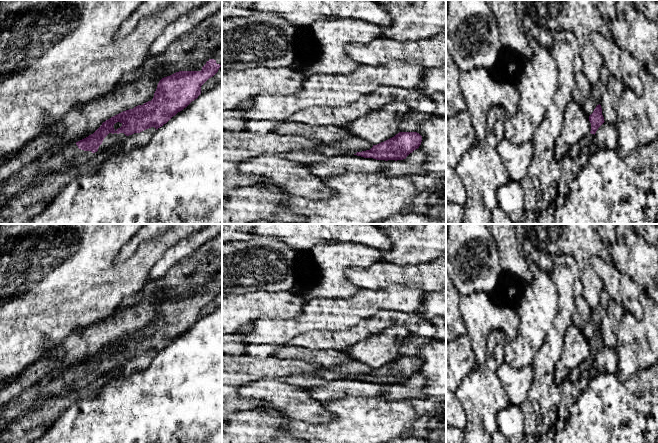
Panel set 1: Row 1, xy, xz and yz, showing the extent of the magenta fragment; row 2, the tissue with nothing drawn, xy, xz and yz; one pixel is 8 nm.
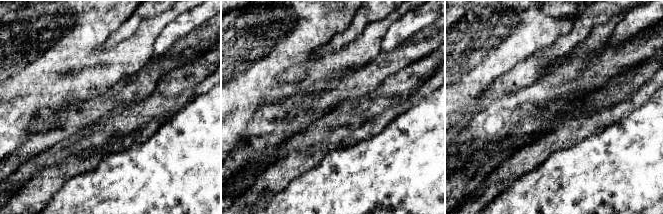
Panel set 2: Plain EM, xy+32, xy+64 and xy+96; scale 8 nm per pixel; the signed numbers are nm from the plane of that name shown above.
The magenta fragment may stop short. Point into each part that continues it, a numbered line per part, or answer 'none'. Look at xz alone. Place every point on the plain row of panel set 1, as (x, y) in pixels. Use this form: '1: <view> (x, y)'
none

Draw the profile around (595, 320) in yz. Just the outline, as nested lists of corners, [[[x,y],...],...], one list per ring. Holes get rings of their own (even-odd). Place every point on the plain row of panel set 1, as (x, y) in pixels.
[[[600,308],[593,310],[588,322],[582,328],[582,333],[588,341],[593,337],[596,330],[601,328],[603,314],[604,312]]]

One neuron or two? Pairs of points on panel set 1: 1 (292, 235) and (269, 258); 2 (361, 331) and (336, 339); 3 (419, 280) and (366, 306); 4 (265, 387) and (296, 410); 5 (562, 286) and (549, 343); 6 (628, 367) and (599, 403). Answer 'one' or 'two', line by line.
1: two
2: one
3: two
4: one
5: one
6: two

